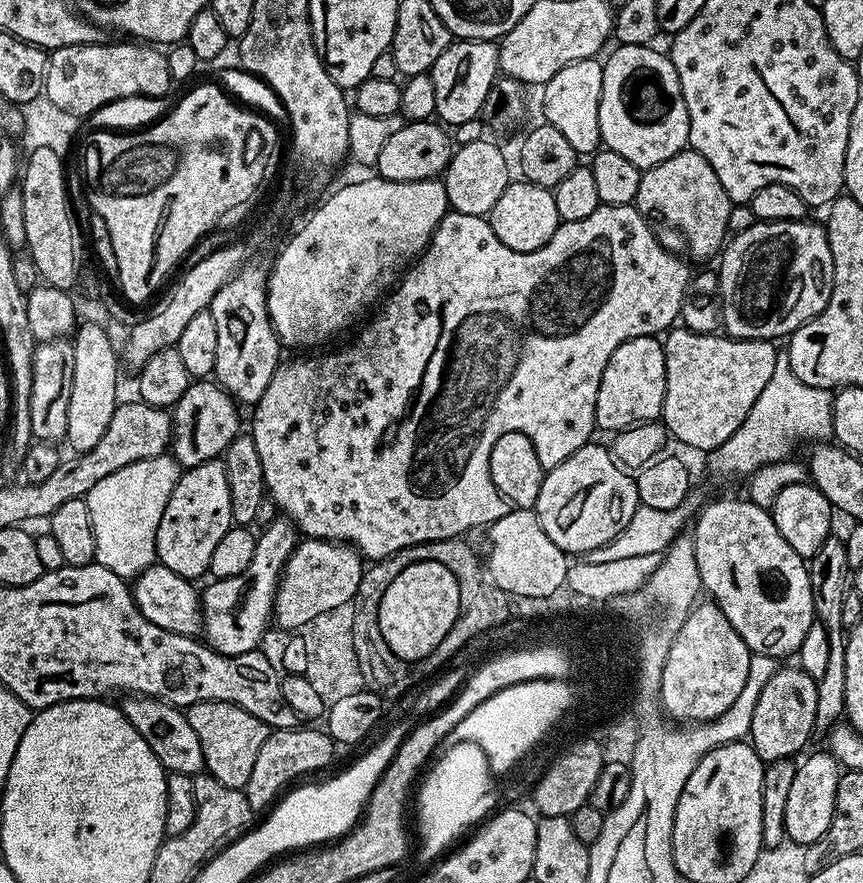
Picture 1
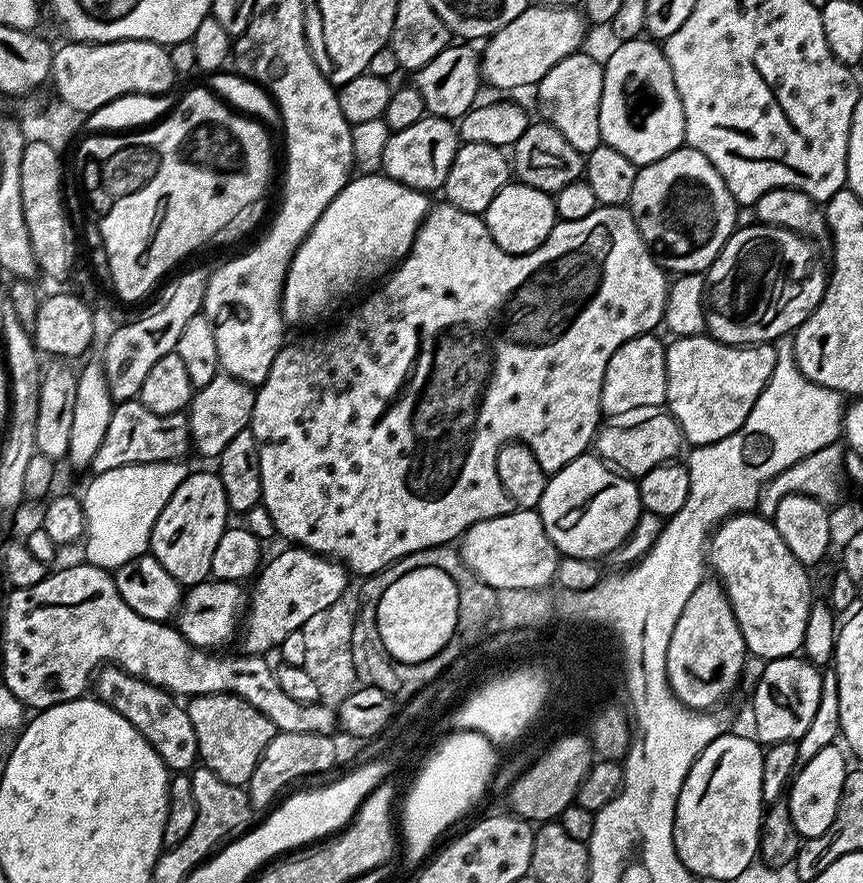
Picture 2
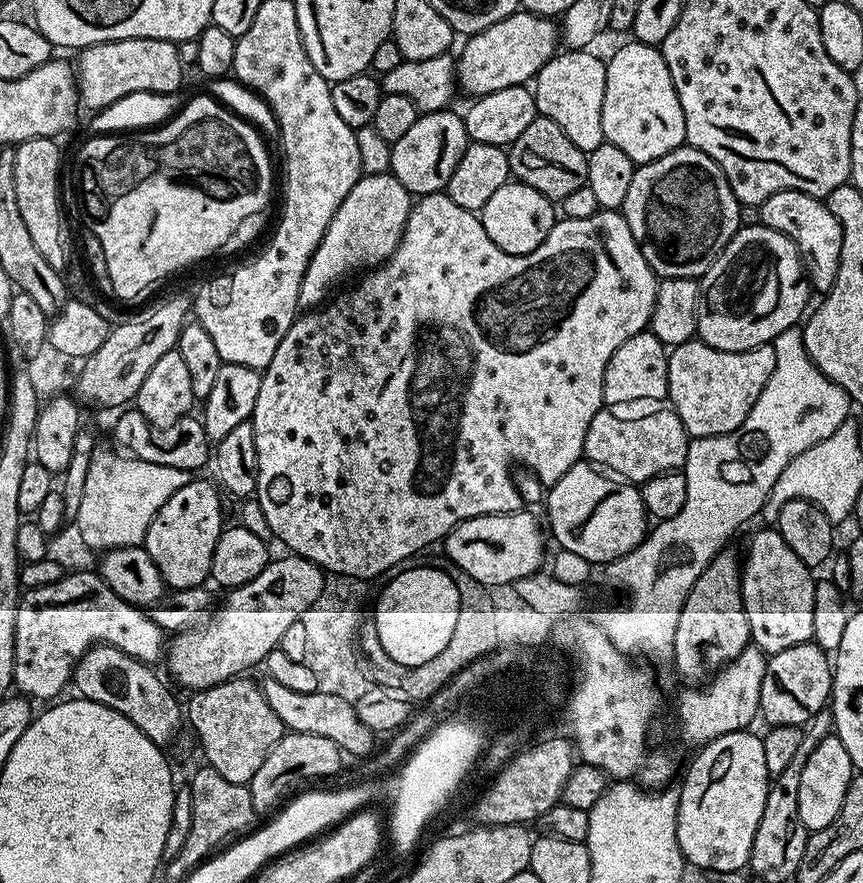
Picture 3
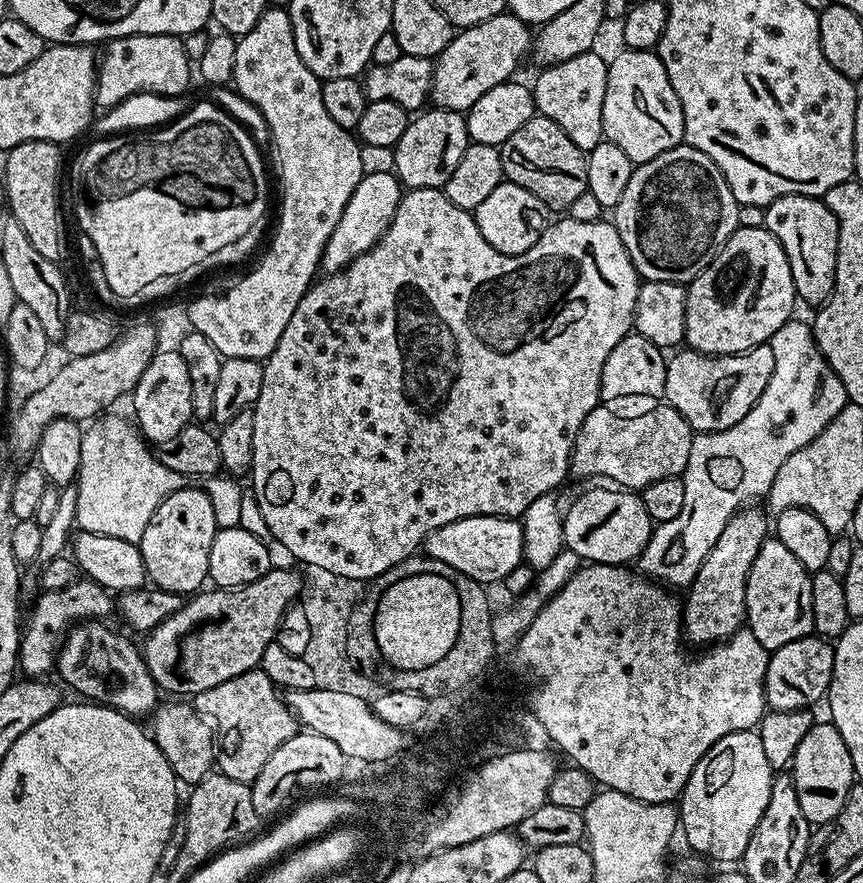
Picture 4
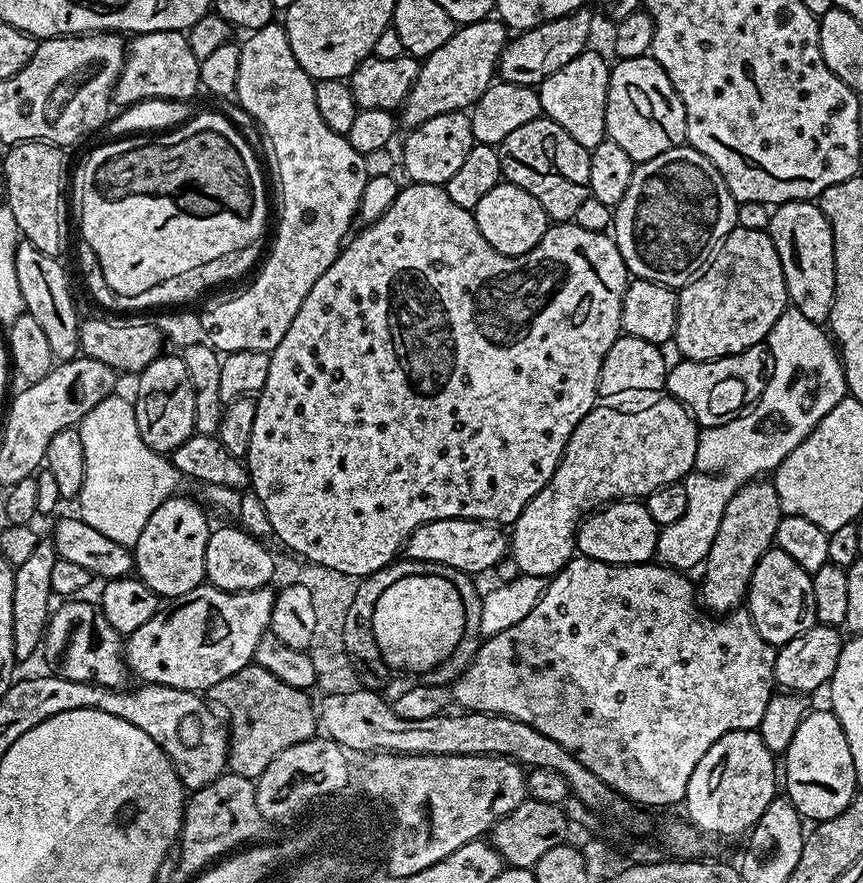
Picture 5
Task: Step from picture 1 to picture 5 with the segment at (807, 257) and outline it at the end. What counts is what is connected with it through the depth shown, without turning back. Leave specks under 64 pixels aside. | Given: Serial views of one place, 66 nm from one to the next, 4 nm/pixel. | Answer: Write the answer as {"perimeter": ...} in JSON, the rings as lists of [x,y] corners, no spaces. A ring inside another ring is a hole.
{"perimeter":[[[737,226],[720,243],[716,255],[704,271],[679,289],[674,345],[685,360],[717,360],[723,356],[733,356],[755,344],[764,344],[774,322],[777,322],[789,304],[782,262],[778,262],[778,250],[774,250],[774,242],[767,231]]]}

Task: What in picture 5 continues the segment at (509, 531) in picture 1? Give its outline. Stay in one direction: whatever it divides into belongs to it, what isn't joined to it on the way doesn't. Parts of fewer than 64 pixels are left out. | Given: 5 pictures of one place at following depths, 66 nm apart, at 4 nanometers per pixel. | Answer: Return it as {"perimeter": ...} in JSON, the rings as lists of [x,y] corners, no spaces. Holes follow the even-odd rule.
{"perimeter":[[[442,518],[418,526],[418,530],[414,530],[414,534],[410,534],[410,538],[404,543],[402,552],[409,560],[441,563],[471,574],[492,572],[510,552],[509,537],[500,532],[503,531],[497,525],[483,520]]]}

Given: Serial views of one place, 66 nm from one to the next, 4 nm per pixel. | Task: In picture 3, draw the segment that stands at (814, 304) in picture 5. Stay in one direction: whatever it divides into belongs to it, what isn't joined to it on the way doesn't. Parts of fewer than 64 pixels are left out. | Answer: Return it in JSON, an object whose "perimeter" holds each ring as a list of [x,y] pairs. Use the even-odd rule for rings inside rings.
{"perimeter":[[[778,190],[778,194],[770,194],[770,198],[762,201],[758,207],[760,223],[786,234],[786,238],[790,238],[790,242],[794,242],[800,260],[804,263],[804,274],[808,277],[809,285],[815,291],[817,288],[820,294],[827,294],[838,278],[838,262],[842,258],[842,226],[838,222],[838,218],[834,218],[834,214],[828,209],[827,203],[819,196],[811,196],[798,190]]]}

